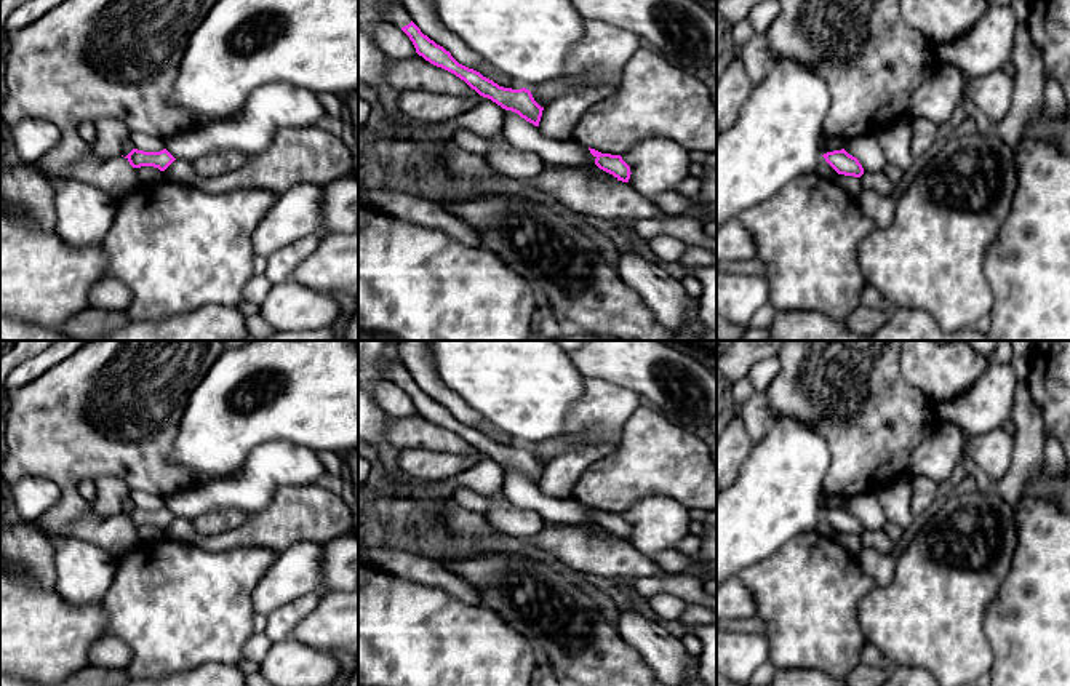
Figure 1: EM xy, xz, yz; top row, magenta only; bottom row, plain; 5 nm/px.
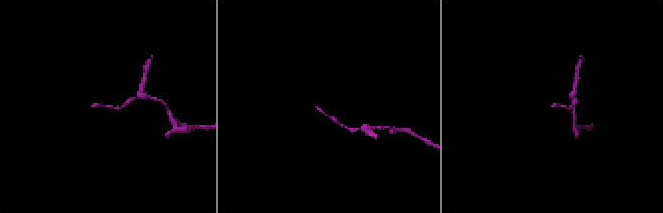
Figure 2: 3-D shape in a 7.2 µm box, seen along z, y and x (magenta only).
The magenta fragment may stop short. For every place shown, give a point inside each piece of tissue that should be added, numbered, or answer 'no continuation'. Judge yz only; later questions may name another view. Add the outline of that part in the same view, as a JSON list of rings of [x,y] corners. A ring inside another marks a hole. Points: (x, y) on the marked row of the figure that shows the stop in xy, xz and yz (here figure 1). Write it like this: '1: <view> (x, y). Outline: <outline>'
no continuation

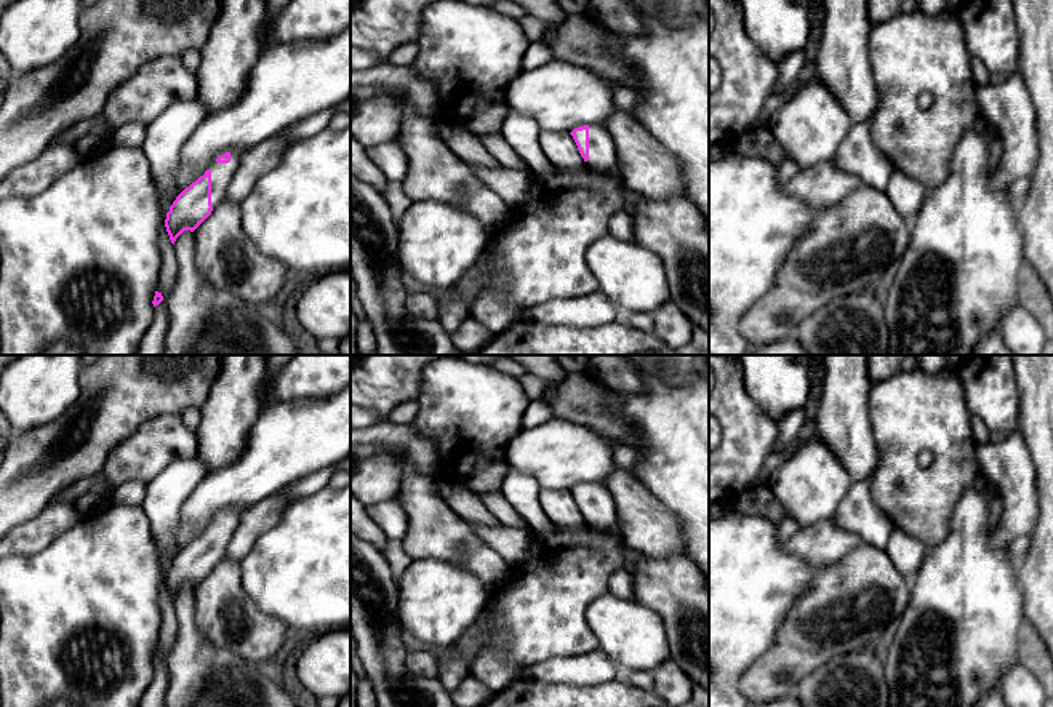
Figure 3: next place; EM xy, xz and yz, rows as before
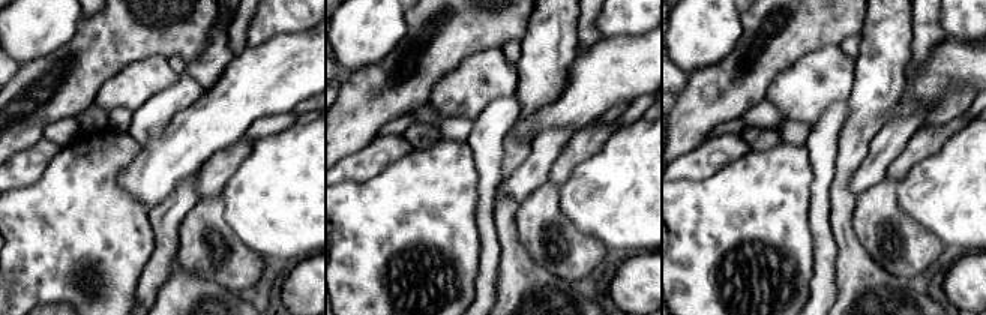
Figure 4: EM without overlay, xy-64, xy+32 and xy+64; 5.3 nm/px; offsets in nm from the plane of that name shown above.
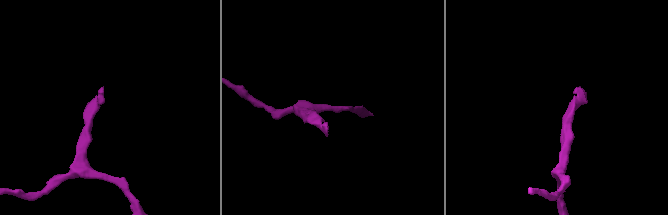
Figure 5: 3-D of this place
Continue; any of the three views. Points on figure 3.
1: xz (602, 151). Outline: [[[589,125],[589,158],[584,165],[595,171],[611,171],[618,166],[615,139],[603,125]]]

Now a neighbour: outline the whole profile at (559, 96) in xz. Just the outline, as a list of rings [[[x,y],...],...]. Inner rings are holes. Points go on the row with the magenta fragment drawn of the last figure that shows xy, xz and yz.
[[[552,59],[535,69],[522,69],[504,88],[509,107],[531,117],[541,131],[571,133],[584,125],[603,125],[615,112],[615,96],[607,78],[591,69]]]

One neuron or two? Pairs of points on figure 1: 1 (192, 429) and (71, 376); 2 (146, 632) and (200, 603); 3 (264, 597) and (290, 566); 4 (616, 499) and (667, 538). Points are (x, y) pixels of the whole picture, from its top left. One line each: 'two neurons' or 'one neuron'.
1: two neurons
2: one neuron
3: one neuron
4: two neurons

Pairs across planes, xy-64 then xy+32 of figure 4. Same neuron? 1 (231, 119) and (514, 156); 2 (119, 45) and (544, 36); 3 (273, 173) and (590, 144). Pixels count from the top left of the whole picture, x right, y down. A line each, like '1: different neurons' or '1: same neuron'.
1: different neurons
2: different neurons
3: different neurons

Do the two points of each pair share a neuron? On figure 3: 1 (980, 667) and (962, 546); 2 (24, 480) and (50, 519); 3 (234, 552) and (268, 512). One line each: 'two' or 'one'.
1: one
2: two
3: one

